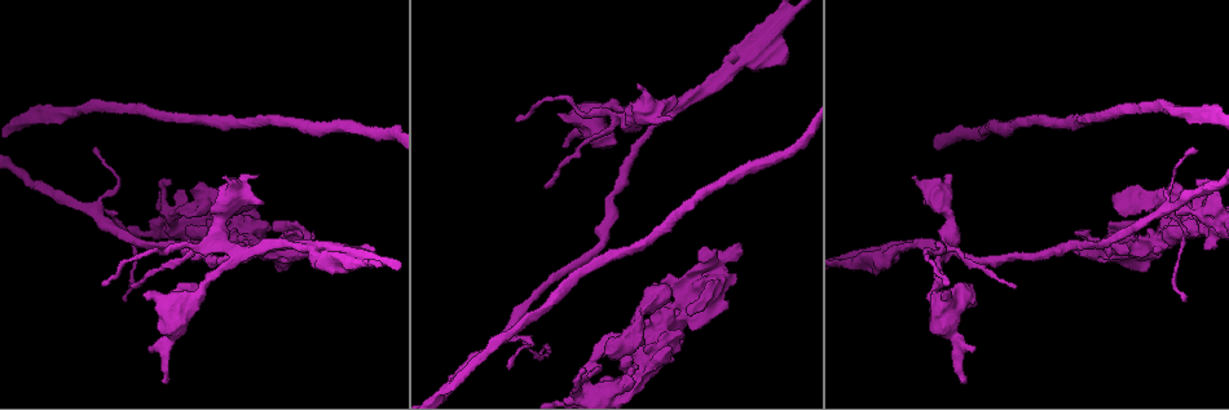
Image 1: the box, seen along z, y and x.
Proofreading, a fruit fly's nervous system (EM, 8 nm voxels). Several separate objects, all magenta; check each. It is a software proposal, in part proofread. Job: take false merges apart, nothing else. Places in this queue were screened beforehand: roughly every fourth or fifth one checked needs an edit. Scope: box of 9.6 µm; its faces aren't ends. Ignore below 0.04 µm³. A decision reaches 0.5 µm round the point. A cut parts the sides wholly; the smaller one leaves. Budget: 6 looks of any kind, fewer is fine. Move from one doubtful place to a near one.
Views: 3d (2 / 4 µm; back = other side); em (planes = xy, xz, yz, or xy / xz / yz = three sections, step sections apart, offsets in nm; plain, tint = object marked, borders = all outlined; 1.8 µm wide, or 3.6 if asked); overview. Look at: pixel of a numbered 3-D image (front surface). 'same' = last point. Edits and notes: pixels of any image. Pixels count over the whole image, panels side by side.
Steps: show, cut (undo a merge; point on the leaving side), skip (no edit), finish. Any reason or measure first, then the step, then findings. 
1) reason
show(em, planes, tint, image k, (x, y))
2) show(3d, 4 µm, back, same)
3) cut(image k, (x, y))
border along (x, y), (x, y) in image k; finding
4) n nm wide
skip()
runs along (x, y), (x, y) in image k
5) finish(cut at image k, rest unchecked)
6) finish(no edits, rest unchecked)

sudden change in width
show(em, planes, tint, image 1, (171, 224))

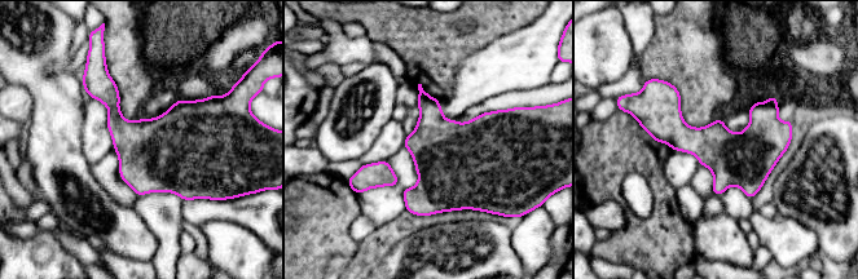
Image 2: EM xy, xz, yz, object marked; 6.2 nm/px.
skip()
runs along (646, 118), (702, 142), (788, 136) in image 2; one cell here

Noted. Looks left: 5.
sudden change in width
show(3d, 2 µm, image 1, (235, 256))

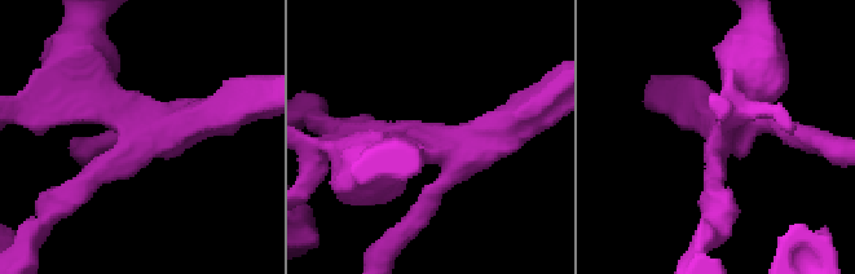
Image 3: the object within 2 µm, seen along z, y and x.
4 arms
show(em, 3.6 µm, xz, step 16, borders, image 3, (721, 131))

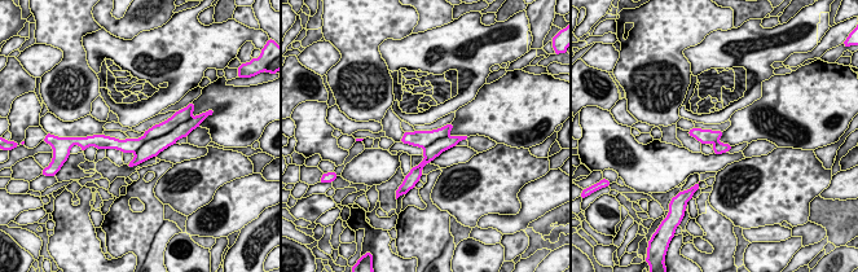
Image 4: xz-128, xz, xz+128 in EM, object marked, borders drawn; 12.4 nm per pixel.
190 nm wide
skip()
runs along (172, 136), (149, 145), (100, 139) in image 4; one cell here

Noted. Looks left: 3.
sudden change in width
show(em, planes, tint, image 1, (757, 49))

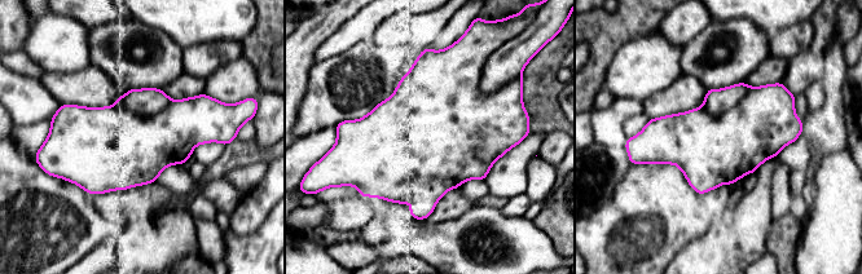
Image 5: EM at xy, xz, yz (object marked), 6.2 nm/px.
skip()
all the same cell

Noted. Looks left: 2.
finish(no edits, rest unchecked)

